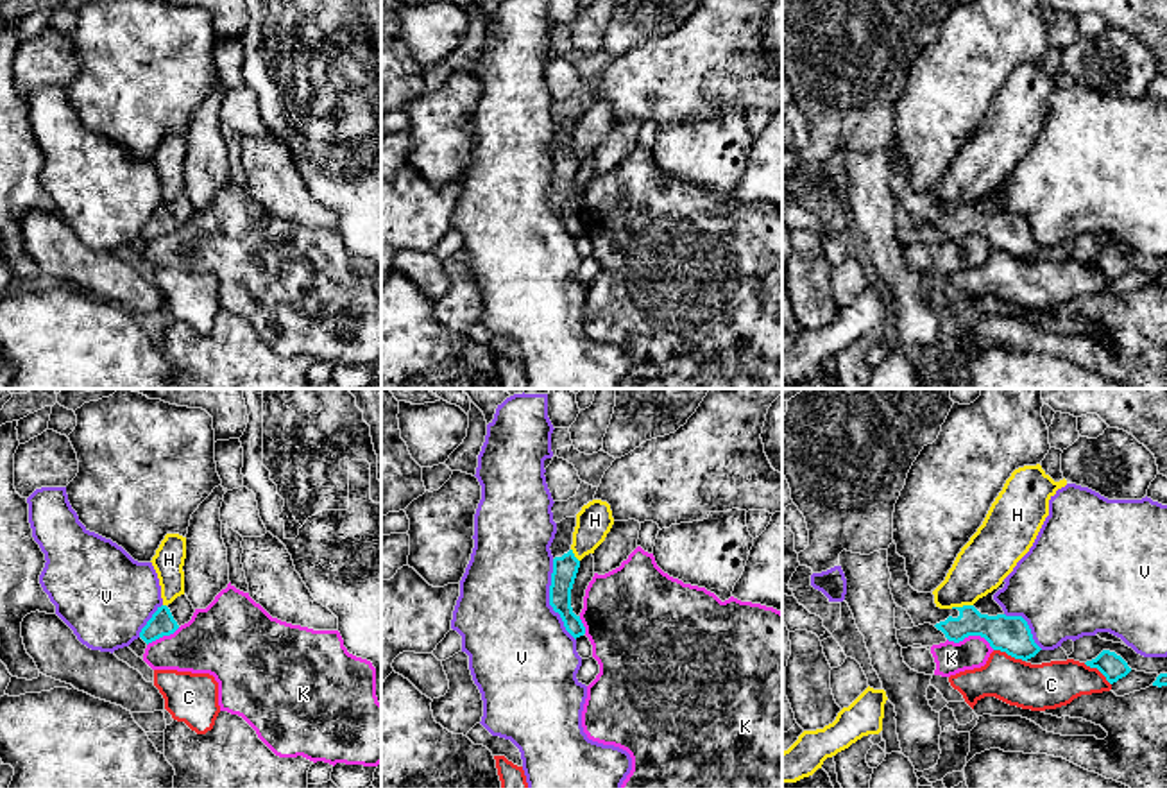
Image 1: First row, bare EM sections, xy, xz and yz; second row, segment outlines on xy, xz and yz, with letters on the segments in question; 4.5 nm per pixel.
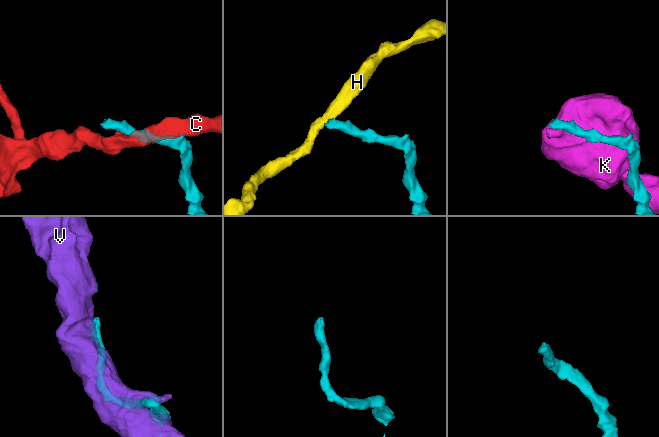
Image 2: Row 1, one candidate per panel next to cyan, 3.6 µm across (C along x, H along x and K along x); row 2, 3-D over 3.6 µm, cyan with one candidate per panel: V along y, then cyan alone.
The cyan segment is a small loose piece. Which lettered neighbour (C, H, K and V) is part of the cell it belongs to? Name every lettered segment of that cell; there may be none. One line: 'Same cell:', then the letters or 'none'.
Same cell: none

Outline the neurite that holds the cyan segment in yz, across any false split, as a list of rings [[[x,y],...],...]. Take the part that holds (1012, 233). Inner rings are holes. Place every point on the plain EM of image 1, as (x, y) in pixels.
[[[895,140],[888,147],[890,188],[899,206],[906,208],[915,226],[931,222],[949,240],[959,242],[968,235],[984,236],[993,249],[1027,260],[1042,247],[1035,242],[1031,227],[1022,215],[988,215],[974,204],[940,208],[934,193],[918,192],[909,184],[906,158],[897,152]]]

